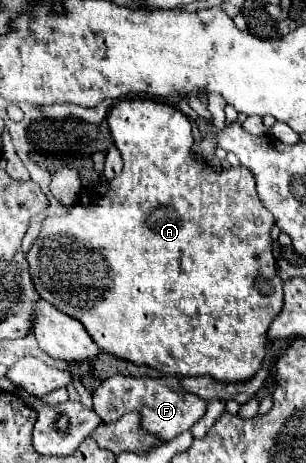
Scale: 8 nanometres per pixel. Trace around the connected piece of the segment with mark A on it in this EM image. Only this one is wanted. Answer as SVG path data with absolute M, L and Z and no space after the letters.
M149 98L121 100L111 108L107 122L109 122L113 142L123 156L123 170L119 176L115 176L109 182L83 188L75 206L71 206L67 214L43 220L43 228L27 254L35 290L39 292L41 298L51 302L57 310L77 318L85 326L93 342L101 350L117 358L129 360L133 364L145 364L165 374L177 374L177 376L209 374L221 382L249 380L261 368L261 362L267 350L265 334L269 330L269 324L281 312L281 306L283 306L283 282L275 268L275 258L273 258L271 238L269 238L269 232L275 220L257 198L253 174L249 174L249 170L245 170L243 166L215 172L204 161L193 158L191 146L195 140L191 132L193 130L191 120L171 104L153 102Z

